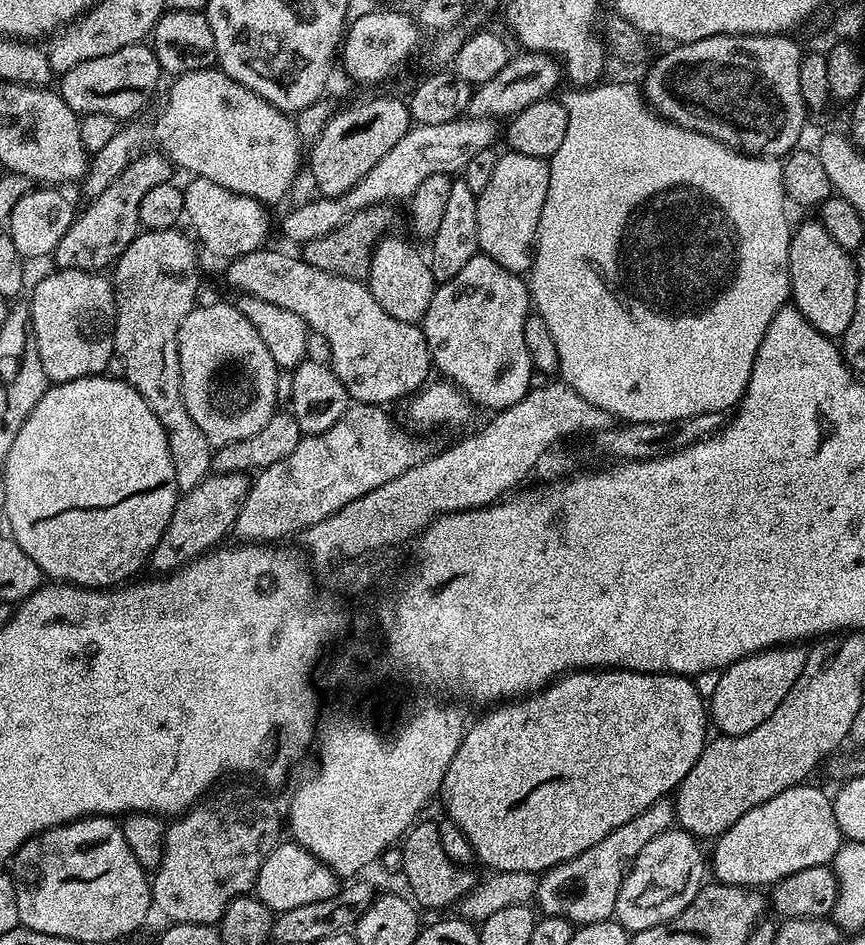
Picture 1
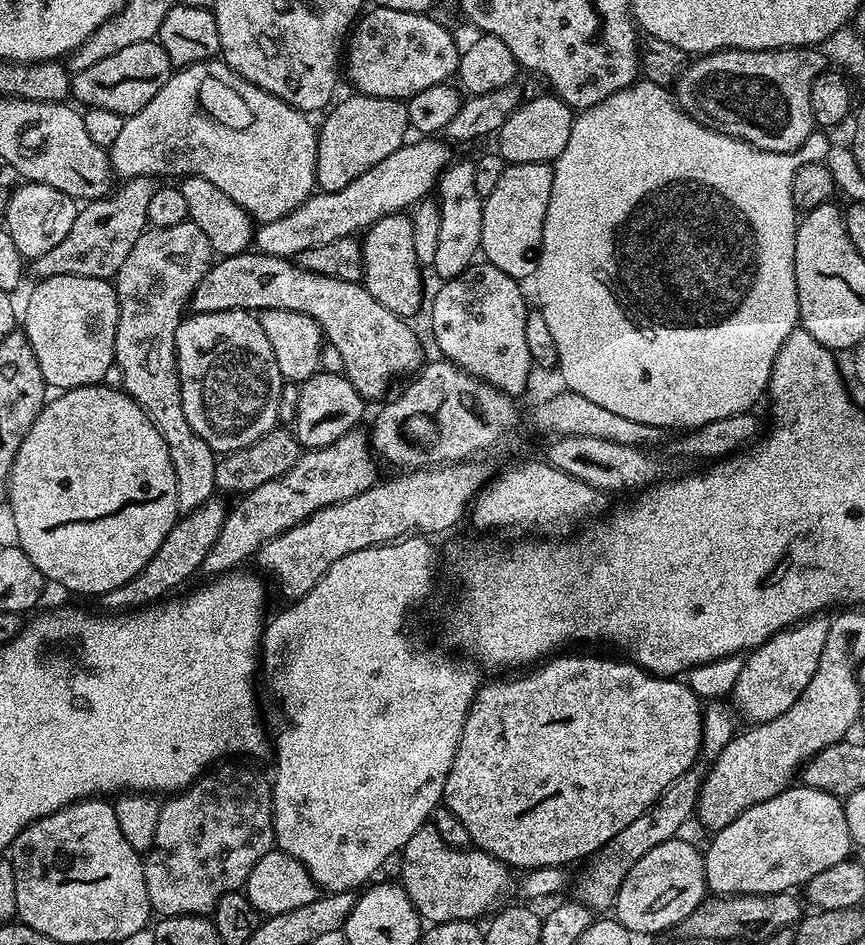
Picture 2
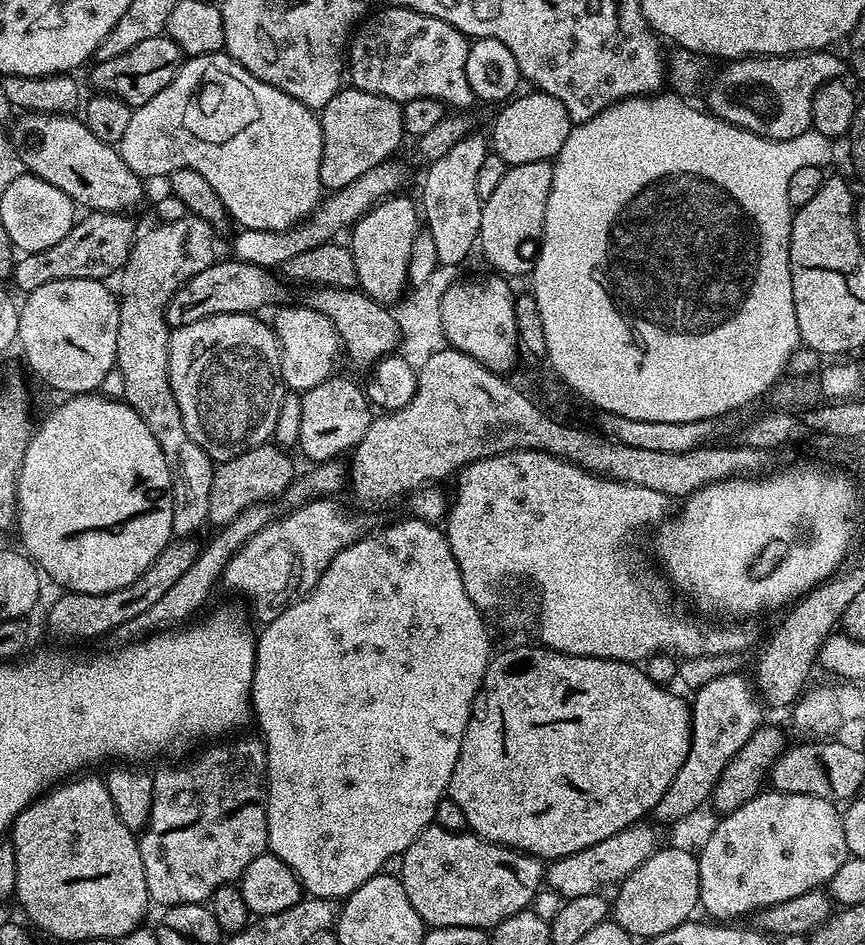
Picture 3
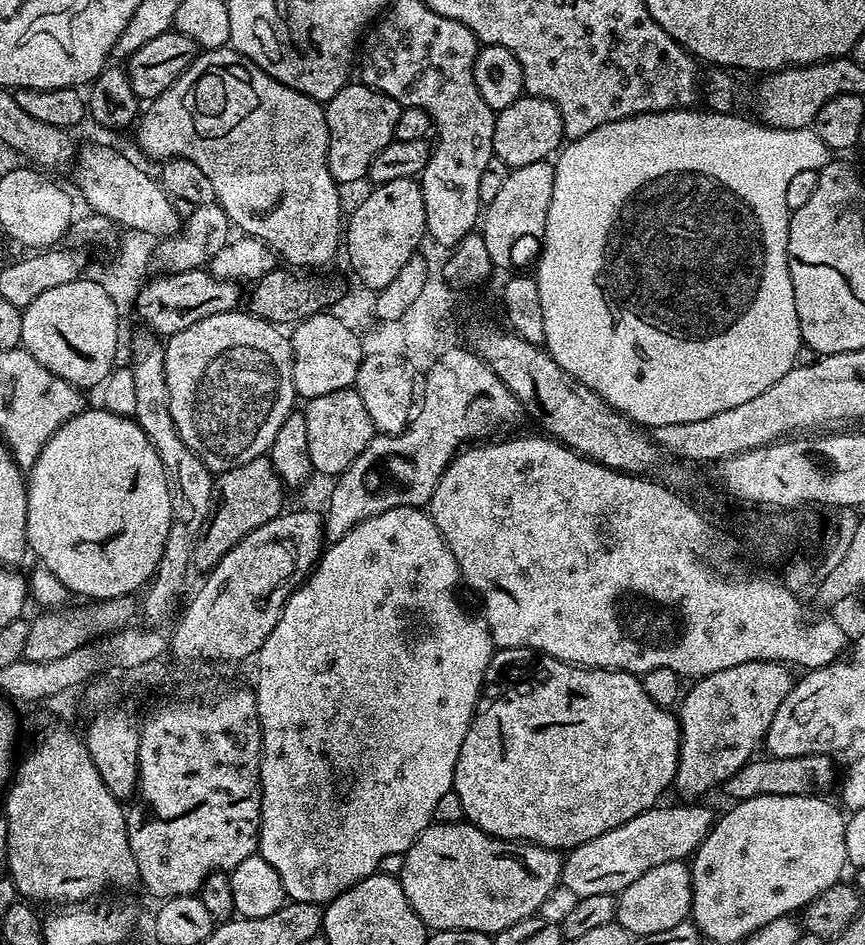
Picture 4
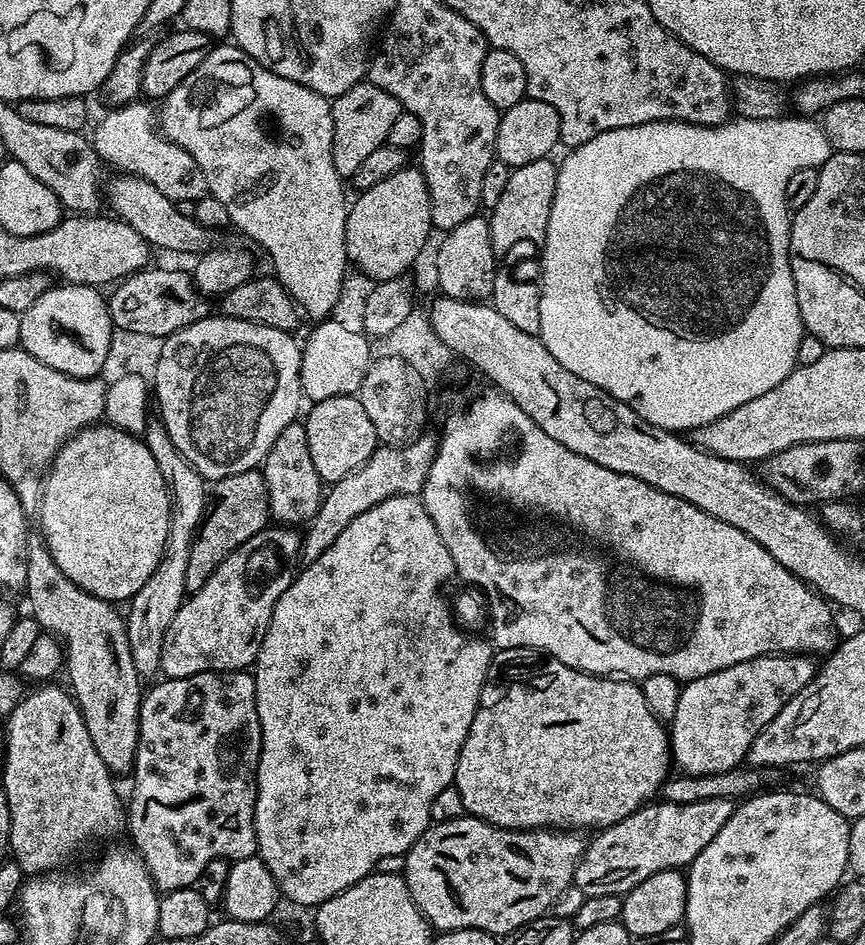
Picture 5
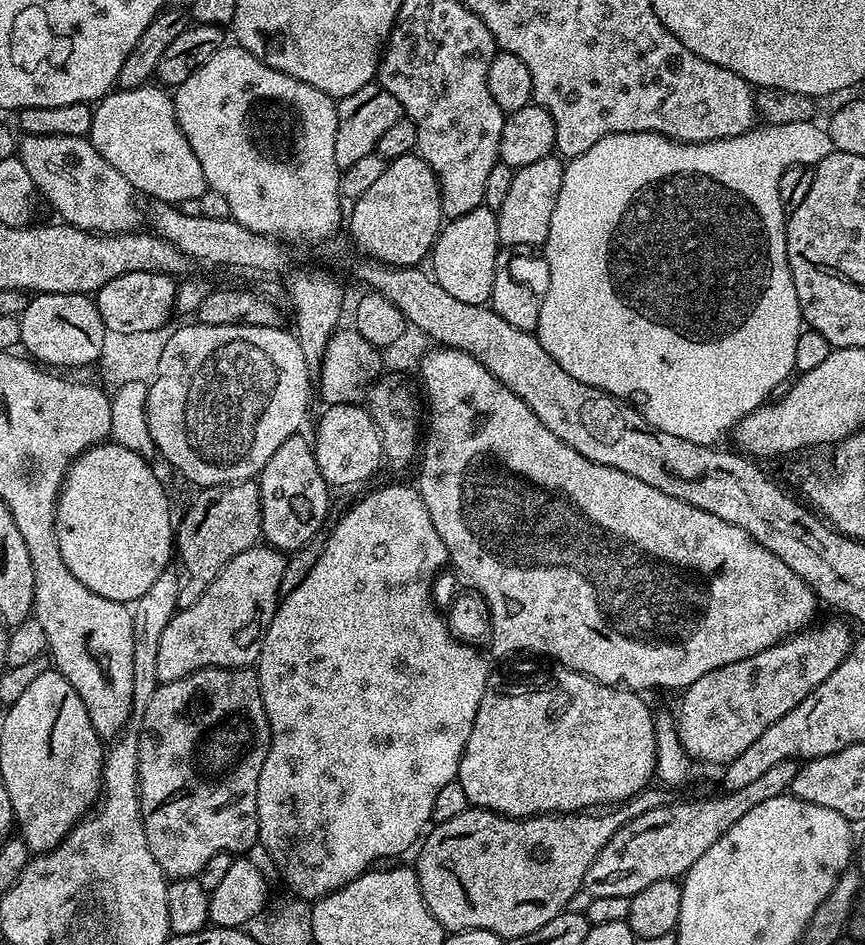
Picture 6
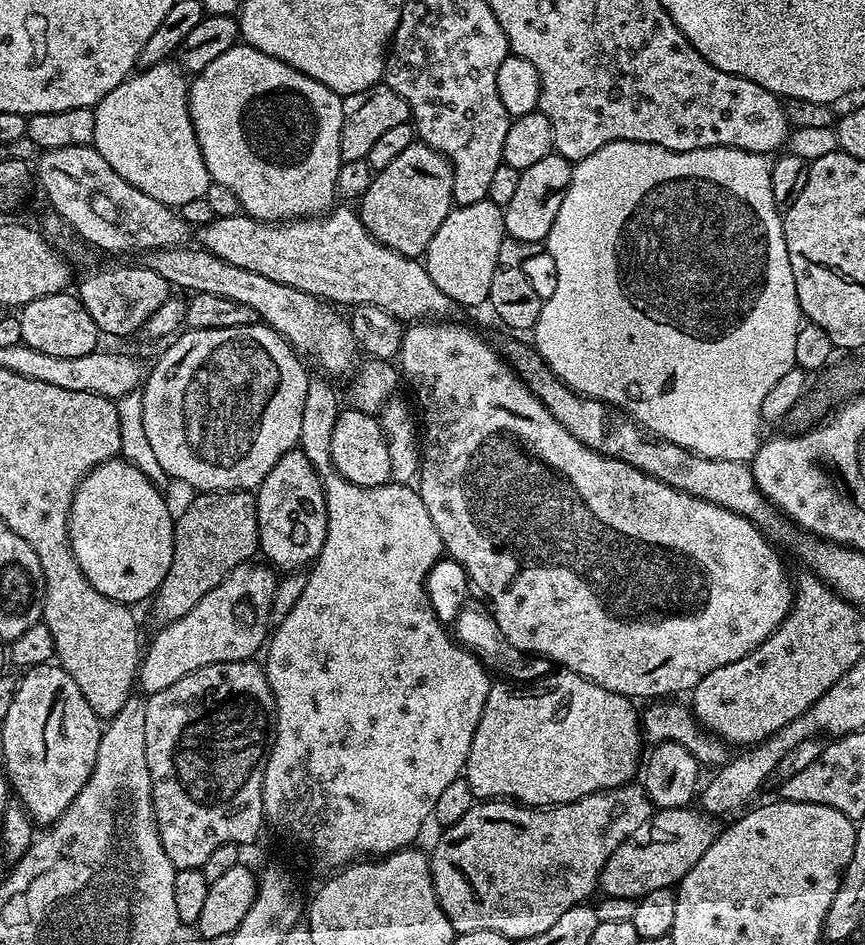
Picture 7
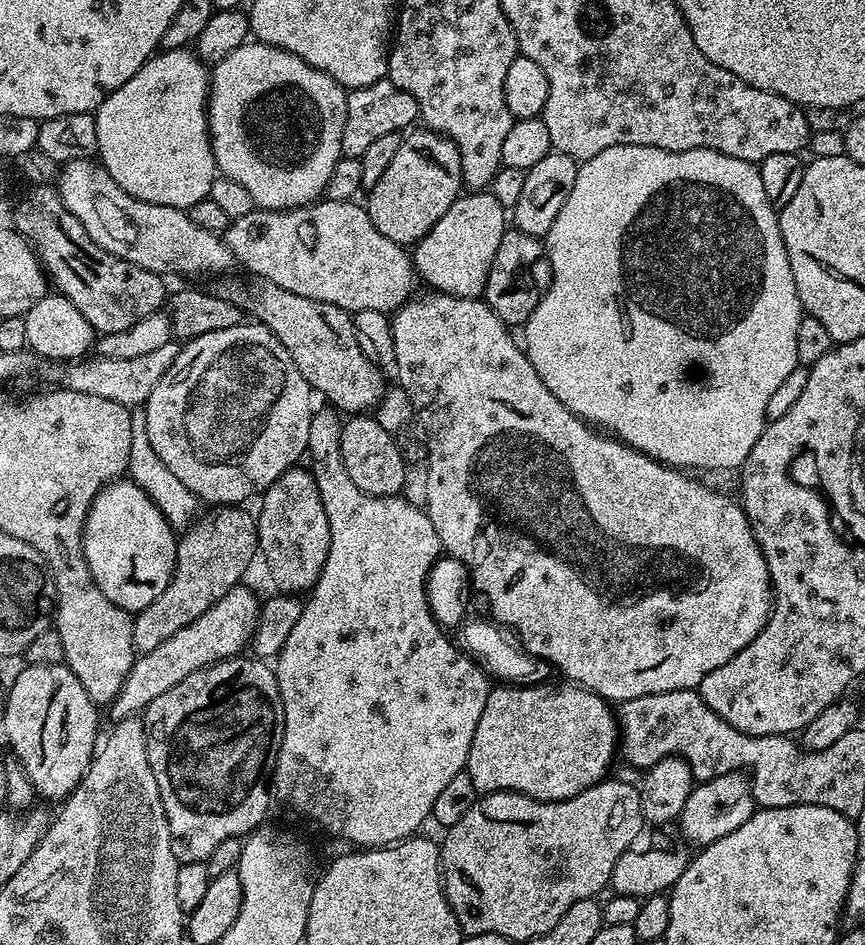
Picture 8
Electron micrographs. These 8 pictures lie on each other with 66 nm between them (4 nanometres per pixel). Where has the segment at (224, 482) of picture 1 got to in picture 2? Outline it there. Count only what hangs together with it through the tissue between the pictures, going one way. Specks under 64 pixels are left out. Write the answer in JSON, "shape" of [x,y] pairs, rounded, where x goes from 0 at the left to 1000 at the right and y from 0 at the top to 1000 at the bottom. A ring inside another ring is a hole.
{"shape":[[[253,527],[238,530],[223,542],[214,542],[205,549],[203,556],[192,565],[187,578],[183,578],[183,586],[169,595],[169,599],[150,616],[136,620],[136,624],[121,626],[118,638],[125,646],[153,646],[166,642],[168,639],[179,638],[182,635],[202,628],[207,618],[213,618],[225,605],[230,606],[236,600],[238,586],[252,574],[252,565],[257,562],[259,550],[264,546],[264,538]]]}

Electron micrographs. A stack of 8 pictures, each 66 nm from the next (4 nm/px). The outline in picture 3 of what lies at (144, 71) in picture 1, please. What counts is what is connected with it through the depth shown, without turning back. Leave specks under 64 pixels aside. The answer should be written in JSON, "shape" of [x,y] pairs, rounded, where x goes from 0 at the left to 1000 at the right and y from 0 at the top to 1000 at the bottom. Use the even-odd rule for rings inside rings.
{"shape":[[[192,36],[169,40],[169,44],[160,44],[160,49],[146,53],[146,57],[136,57],[136,61],[108,67],[106,89],[111,92],[108,94],[116,99],[138,102],[156,116],[173,108],[183,95],[191,93],[203,81],[209,67],[208,51]]]}

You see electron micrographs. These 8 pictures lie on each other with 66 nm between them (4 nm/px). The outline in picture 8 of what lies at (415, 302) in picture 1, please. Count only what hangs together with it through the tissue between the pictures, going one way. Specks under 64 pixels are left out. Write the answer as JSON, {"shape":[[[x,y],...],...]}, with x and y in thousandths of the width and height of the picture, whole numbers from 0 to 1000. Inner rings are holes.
{"shape":[[[476,138],[464,147],[446,184],[424,204],[428,235],[451,256],[476,260],[498,243],[534,203],[534,171],[525,150],[505,140]]]}

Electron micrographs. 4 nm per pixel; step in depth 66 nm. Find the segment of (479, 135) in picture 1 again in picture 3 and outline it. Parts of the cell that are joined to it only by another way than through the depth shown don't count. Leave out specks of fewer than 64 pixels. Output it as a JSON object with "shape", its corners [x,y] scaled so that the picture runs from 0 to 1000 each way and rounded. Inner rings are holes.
{"shape":[[[450,167],[444,172],[432,176],[432,180],[423,180],[423,184],[405,193],[405,197],[390,199],[383,205],[376,206],[358,229],[348,233],[346,237],[341,237],[339,241],[332,241],[328,246],[277,241],[274,244],[273,255],[268,258],[269,265],[273,266],[269,267],[272,274],[281,279],[319,286],[331,277],[335,277],[340,269],[349,269],[354,265],[380,257],[397,241],[399,244],[406,242],[408,237],[413,237],[434,216],[464,202],[462,178],[455,170],[457,168]]]}

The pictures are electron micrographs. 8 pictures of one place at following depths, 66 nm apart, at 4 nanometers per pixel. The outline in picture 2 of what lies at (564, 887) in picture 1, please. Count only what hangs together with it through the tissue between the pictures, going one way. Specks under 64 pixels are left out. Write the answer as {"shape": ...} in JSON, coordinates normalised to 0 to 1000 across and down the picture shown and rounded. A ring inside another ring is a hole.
{"shape":[[[801,811],[793,819],[779,823],[775,832],[757,849],[750,853],[724,878],[719,878],[708,888],[702,898],[695,901],[691,905],[679,911],[675,924],[671,928],[665,928],[664,940],[666,935],[665,951],[676,957],[679,961],[684,962],[686,966],[698,967],[698,965],[709,960],[712,954],[712,947],[719,938],[721,927],[731,920],[733,912],[742,908],[742,904],[750,902],[756,895],[765,895],[765,891],[783,888],[791,876],[791,871],[801,867],[805,856],[805,841],[809,838],[809,829],[814,826],[816,817],[809,811]]]}

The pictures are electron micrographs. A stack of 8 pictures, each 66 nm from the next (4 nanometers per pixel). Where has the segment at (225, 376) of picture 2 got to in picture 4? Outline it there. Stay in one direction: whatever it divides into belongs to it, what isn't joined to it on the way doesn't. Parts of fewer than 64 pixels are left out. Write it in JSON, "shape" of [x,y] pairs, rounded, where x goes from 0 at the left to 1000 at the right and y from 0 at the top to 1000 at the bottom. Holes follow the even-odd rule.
{"shape":[[[286,328],[243,332],[224,345],[193,357],[190,364],[192,413],[197,417],[197,438],[210,468],[234,485],[246,502],[271,497],[313,475],[326,447],[343,431],[345,418],[338,399],[338,365],[325,348]]]}

